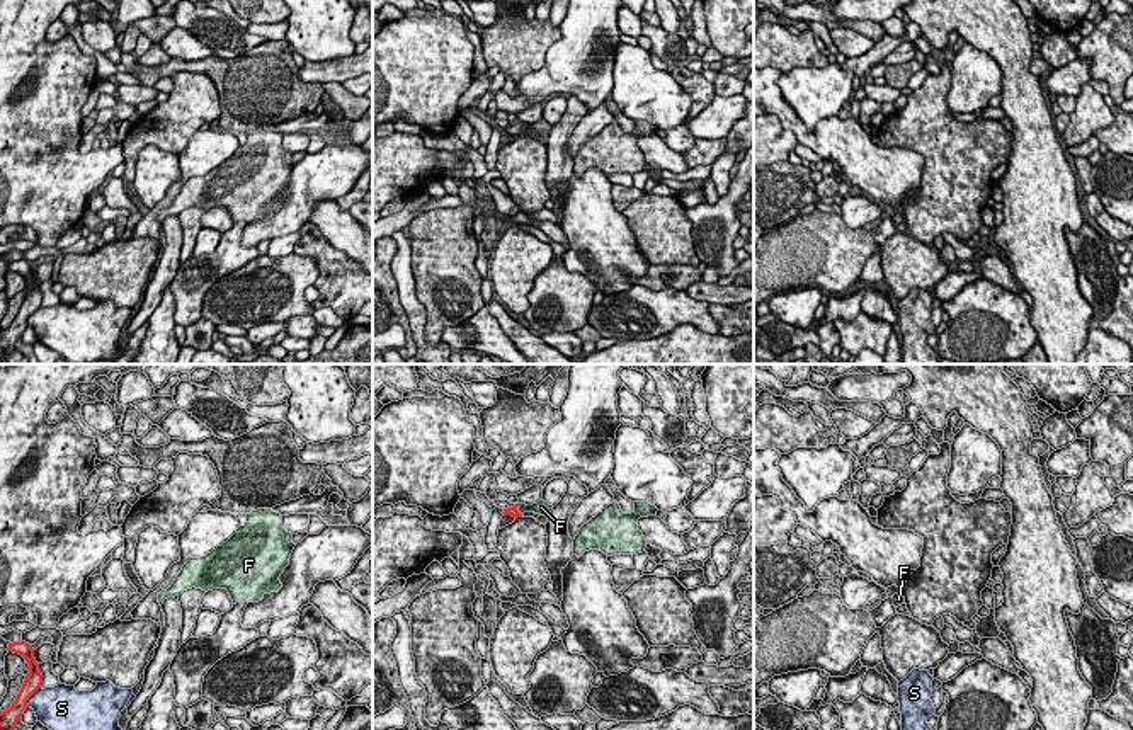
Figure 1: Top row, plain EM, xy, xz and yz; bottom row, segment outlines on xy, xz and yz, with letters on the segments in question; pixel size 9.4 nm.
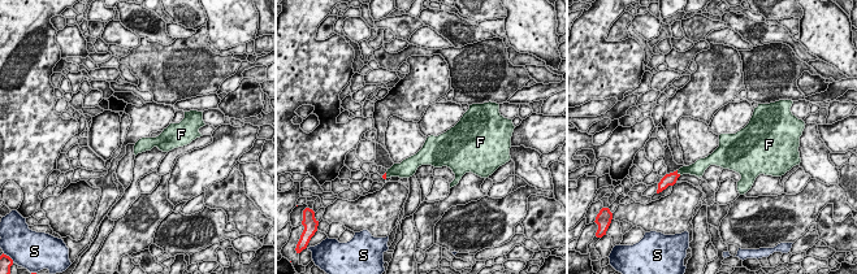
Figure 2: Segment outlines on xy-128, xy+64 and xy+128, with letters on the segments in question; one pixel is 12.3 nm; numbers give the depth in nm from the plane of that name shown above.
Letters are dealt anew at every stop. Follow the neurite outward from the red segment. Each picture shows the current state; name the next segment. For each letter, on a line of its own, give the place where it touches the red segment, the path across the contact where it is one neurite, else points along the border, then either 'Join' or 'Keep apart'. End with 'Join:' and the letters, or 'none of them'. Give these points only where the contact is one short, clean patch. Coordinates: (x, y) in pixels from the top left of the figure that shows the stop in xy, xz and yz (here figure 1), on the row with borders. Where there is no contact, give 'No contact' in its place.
F: Touches red at xz (516, 509). Path across: xz (512, 511), (516, 509), (541, 507). Join
S: Touches red at xy (31, 695). Keep apart
Join: F

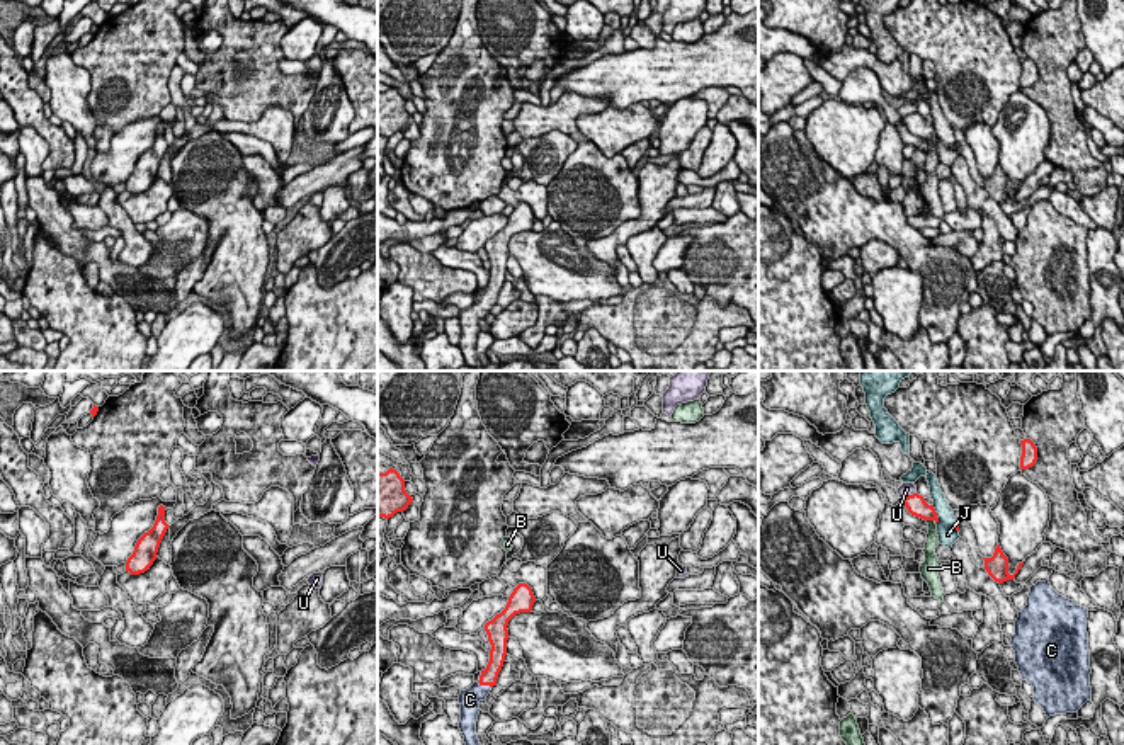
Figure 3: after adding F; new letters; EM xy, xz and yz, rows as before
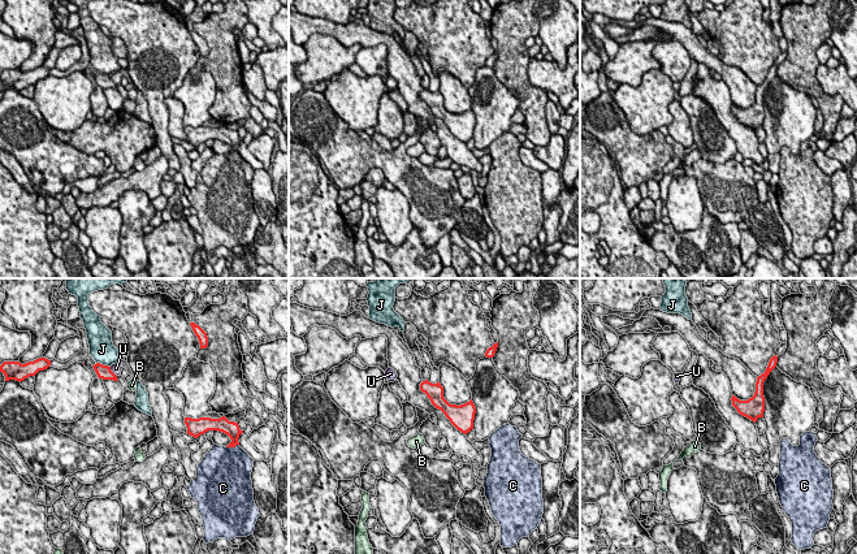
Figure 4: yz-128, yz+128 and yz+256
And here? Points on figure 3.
B: Touches red at yz (932, 519). Keep apart
C: Touches red at xz (485, 684). Path across: xz (490, 674), (485, 684), (470, 699). Join
J: Touches red at yz (936, 514). Keep apart
U: Touches red at yz (908, 495). Keep apart
Join: C

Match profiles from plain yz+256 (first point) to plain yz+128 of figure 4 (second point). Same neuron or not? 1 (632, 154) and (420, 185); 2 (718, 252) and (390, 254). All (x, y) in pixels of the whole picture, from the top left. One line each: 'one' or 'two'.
1: one
2: one

